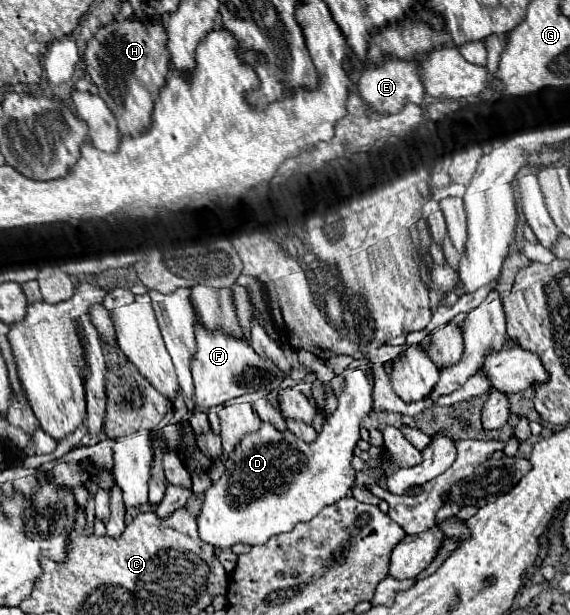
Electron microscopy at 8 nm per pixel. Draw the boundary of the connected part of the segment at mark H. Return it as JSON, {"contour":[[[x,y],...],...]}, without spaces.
{"contour":[[[130,17],[116,19],[114,23],[104,25],[88,41],[84,63],[86,73],[100,91],[100,97],[114,111],[120,133],[128,137],[138,137],[140,133],[148,131],[152,123],[154,101],[164,87],[168,75],[164,25],[156,21],[136,23]]]}

